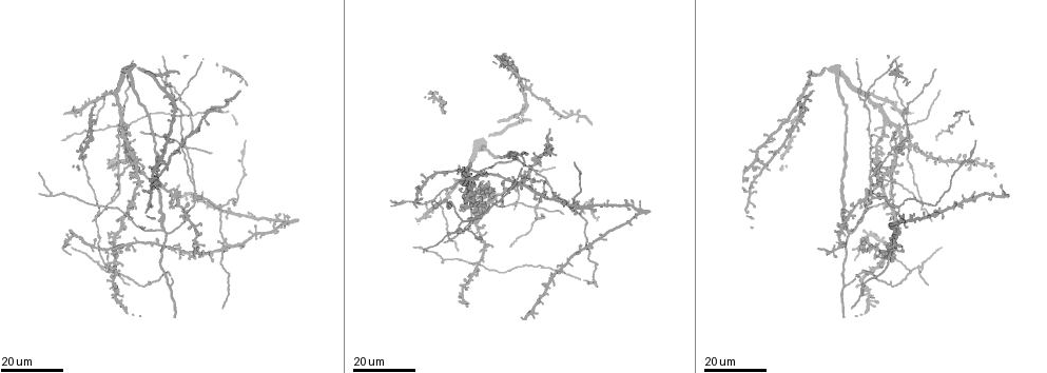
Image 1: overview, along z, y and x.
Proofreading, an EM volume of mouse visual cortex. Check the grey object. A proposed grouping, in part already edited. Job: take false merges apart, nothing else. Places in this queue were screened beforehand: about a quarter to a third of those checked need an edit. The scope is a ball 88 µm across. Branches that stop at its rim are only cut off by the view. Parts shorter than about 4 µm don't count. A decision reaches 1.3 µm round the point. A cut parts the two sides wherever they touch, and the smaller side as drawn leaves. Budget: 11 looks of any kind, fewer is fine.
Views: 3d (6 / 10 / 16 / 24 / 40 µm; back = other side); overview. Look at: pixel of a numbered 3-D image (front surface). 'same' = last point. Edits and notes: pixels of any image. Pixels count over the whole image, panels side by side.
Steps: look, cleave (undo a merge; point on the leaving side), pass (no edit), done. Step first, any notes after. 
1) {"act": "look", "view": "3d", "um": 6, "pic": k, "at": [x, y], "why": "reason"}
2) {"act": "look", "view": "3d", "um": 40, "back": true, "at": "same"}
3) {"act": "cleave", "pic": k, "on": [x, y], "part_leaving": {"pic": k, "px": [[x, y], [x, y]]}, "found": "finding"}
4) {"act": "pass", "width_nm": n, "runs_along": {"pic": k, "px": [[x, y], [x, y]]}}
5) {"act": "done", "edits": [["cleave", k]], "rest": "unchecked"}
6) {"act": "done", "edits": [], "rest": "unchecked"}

{"act": "look", "view": "3d", "um": 16, "pic": 1, "at": [223, 242], "why": "four or more arms meet"}

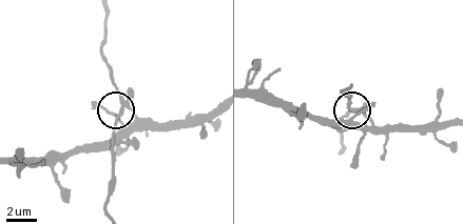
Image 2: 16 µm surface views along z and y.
{"act": "look", "view": "3d", "um": 10, "pic": 2, "at": [127, 105]}

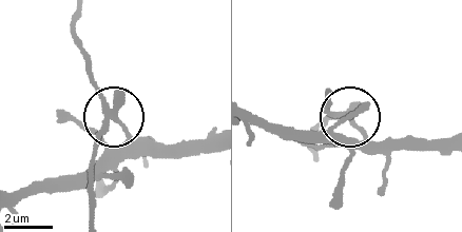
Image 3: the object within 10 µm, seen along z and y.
{"act": "cleave", "pic": 3, "on": [129, 136], "side_arm_um": 30, "part_leaving": {"pic": 3, "px": [[115, 116], [121, 142], [79, 172], [13, 191]]}, "found": "two neurons meet here"}

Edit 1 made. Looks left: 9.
{"act": "look", "view": "3d", "um": 16, "pic": 1, "at": [536, 209], "why": "a fork"}

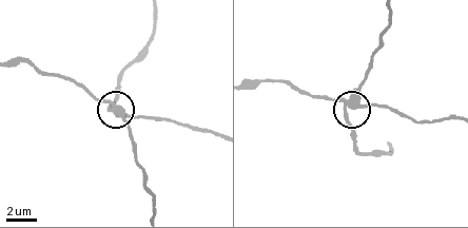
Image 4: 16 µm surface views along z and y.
{"act": "look", "view": "3d", "um": 10, "pic": 4, "at": [112, 106]}

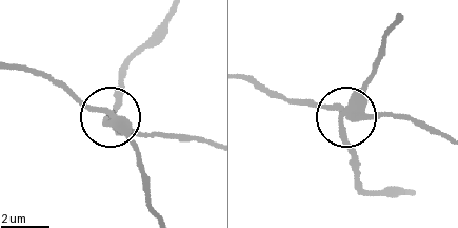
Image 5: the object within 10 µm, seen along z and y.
{"act": "cleave", "pic": 5, "on": [88, 108], "side_arm_um": 17, "part_leaving": {"pic": 5, "px": [[354, 111], [302, 105], [247, 82]]}, "found": "two neurons meet here"}

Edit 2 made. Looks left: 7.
{"act": "look", "view": "overview", "why": "redraw"}

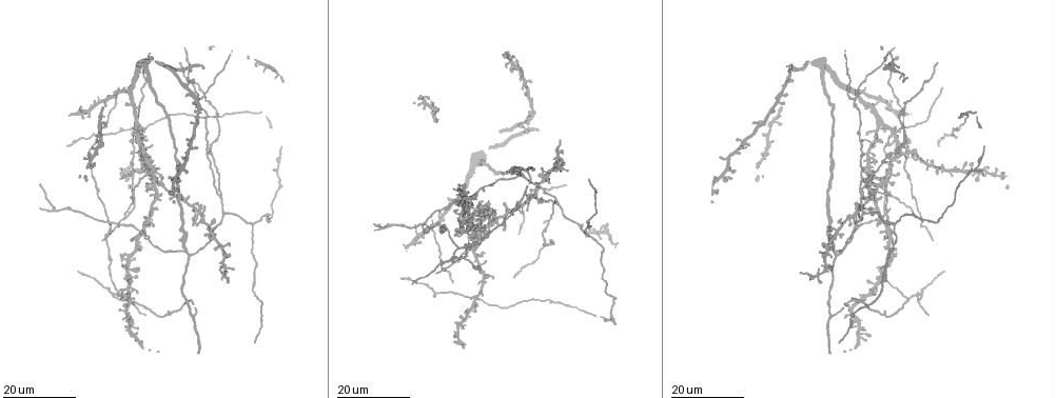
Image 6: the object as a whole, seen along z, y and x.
{"act": "look", "view": "3d", "um": 16, "pic": 6, "at": [187, 250], "why": "a fork"}

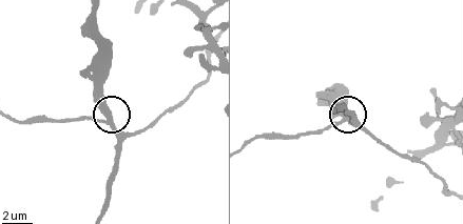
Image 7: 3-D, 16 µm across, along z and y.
{"act": "look", "view": "3d", "um": 10, "pic": 7, "at": [343, 118]}

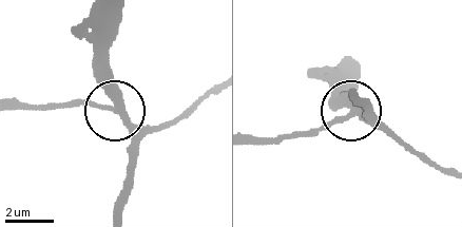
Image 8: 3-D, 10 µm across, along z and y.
{"act": "pass", "arms": 3, "found": "continuous, no second neuron"}

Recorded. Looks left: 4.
{"act": "look", "view": "3d", "um": 16, "pic": 6, "at": [254, 222], "why": "small branch off a trunk"}

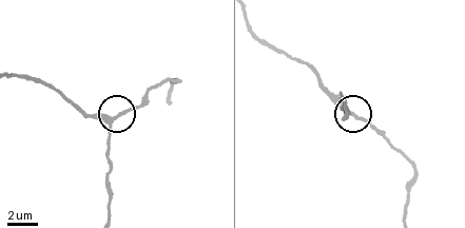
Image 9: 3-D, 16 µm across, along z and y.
{"act": "look", "view": "3d", "um": 10, "pic": 9, "at": [110, 123], "why": "zoom in"}

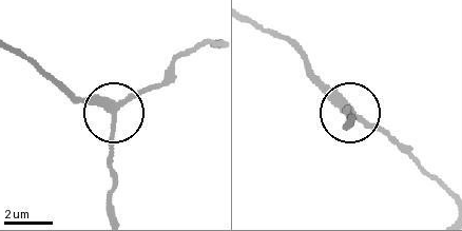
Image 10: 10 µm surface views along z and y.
{"act": "pass", "runs_along": {"pic": 10, "px": [[15, 49], [68, 94], [106, 108], [112, 172]]}, "found": "all the same neuron"}

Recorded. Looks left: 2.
{"act": "look", "view": "3d", "um": 24, "pic": 6, "at": [552, 203], "why": "three arms meet"}

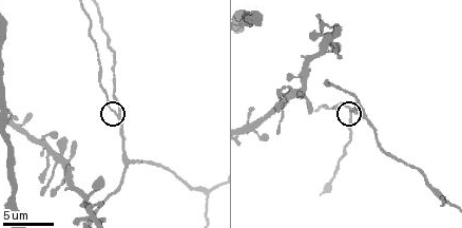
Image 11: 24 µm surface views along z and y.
{"act": "look", "view": "3d", "um": 6, "pic": 11, "at": [115, 113], "why": "closer look"}

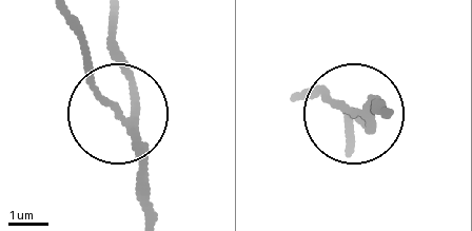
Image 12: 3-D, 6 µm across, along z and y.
{"act": "pass", "width_nm": 180, "runs_along": {"pic": 12, "px": [[150, 206], [136, 135], [93, 75], [79, 18]]}, "found": "continuous, no second neuron"}

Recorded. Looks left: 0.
{"act": "done", "edits": [["cleave", 3], ["cleave", 5]], "rest": "unchecked"}

